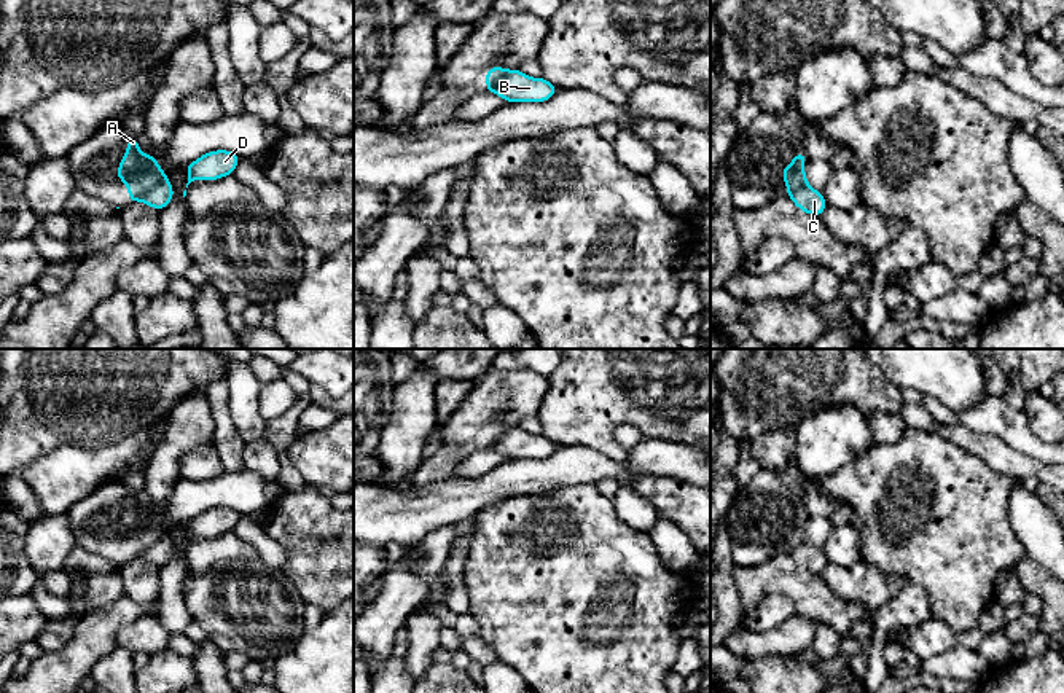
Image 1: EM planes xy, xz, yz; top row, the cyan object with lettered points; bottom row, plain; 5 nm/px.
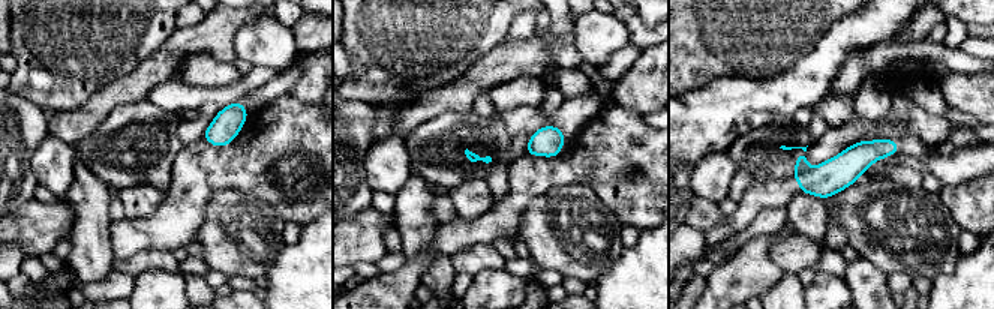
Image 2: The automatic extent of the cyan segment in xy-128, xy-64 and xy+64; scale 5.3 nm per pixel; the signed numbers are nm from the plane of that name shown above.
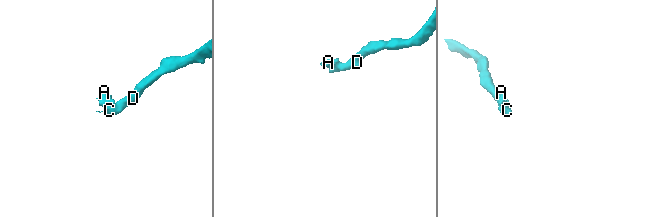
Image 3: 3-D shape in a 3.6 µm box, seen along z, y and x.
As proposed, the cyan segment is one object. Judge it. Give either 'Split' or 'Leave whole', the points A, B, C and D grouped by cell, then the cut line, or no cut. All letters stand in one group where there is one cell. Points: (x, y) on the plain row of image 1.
Split. Groups: A / B C D. Split along xy (166, 536), (153, 542), (139, 556)

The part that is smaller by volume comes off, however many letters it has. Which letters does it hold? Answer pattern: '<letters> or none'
A

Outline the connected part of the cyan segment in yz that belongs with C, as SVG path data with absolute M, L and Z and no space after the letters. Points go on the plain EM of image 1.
M808 540L795 546L790 551L790 556L800 567L812 574L820 574L823 567L828 564L823 550L816 548Z

